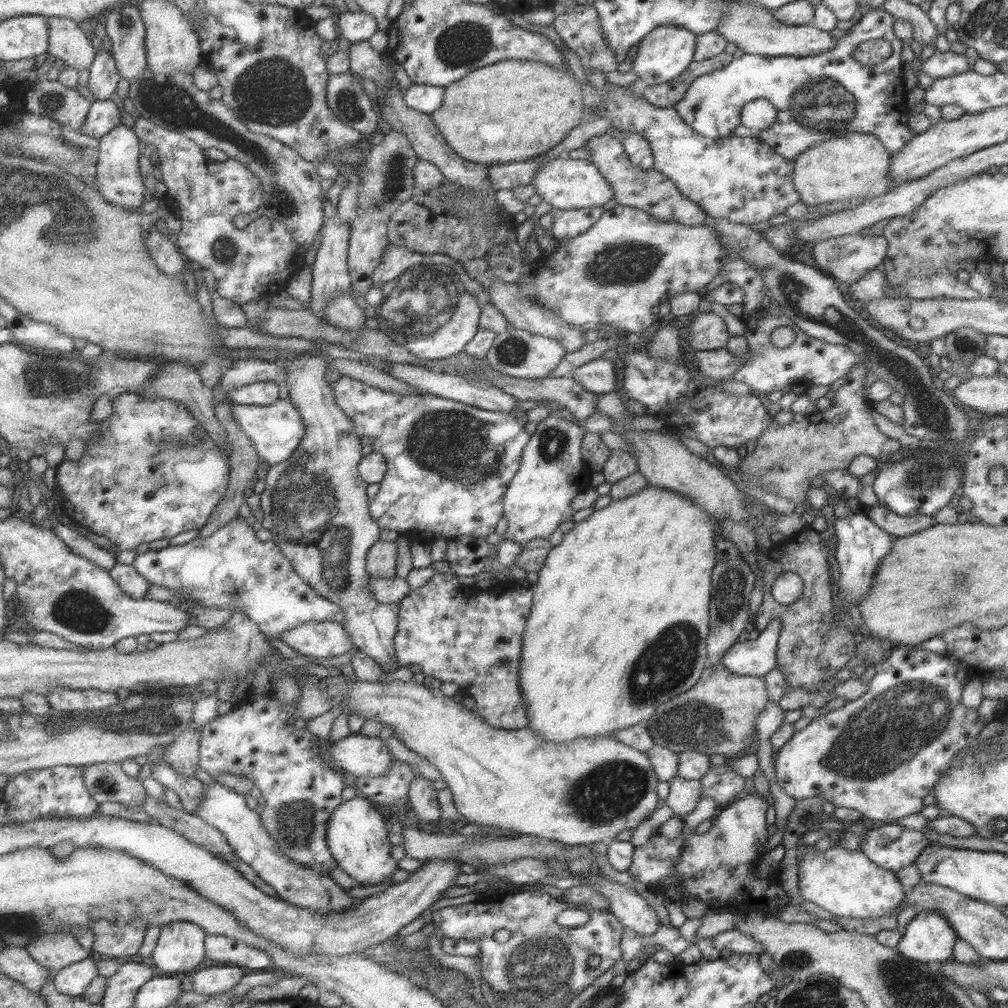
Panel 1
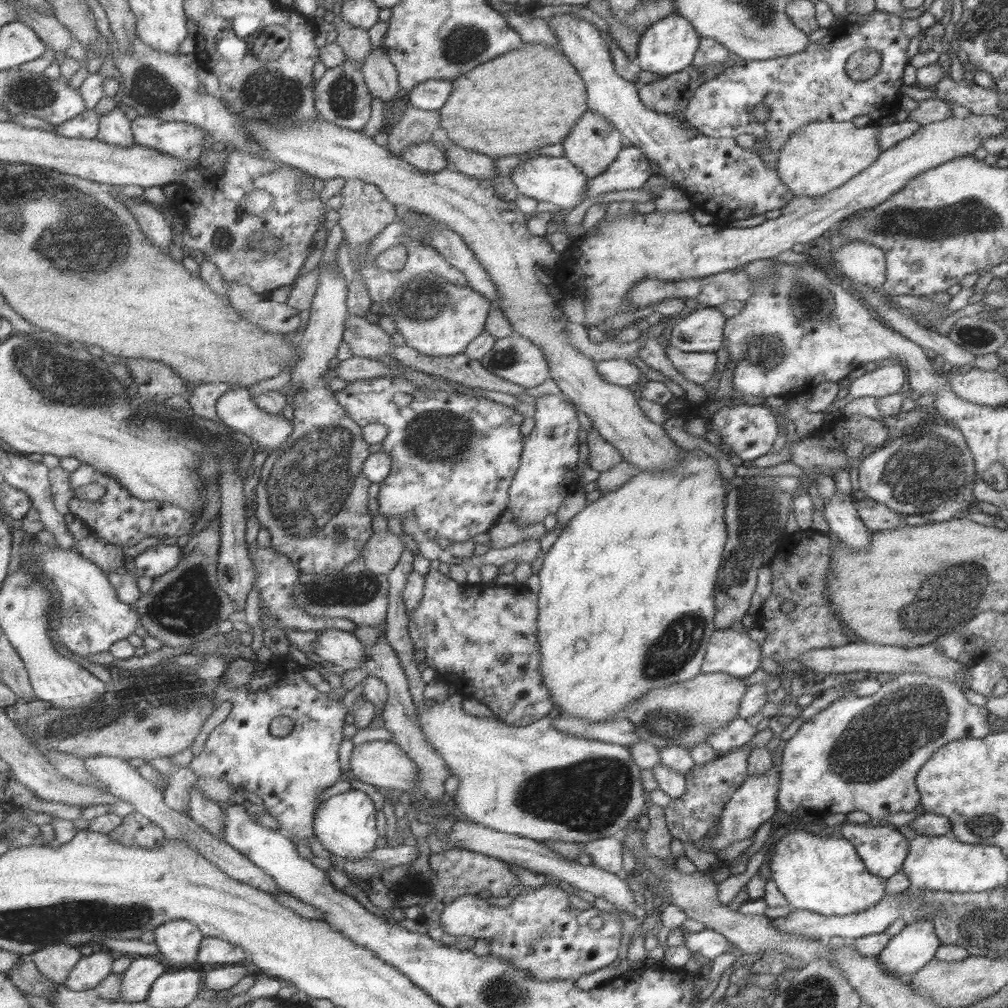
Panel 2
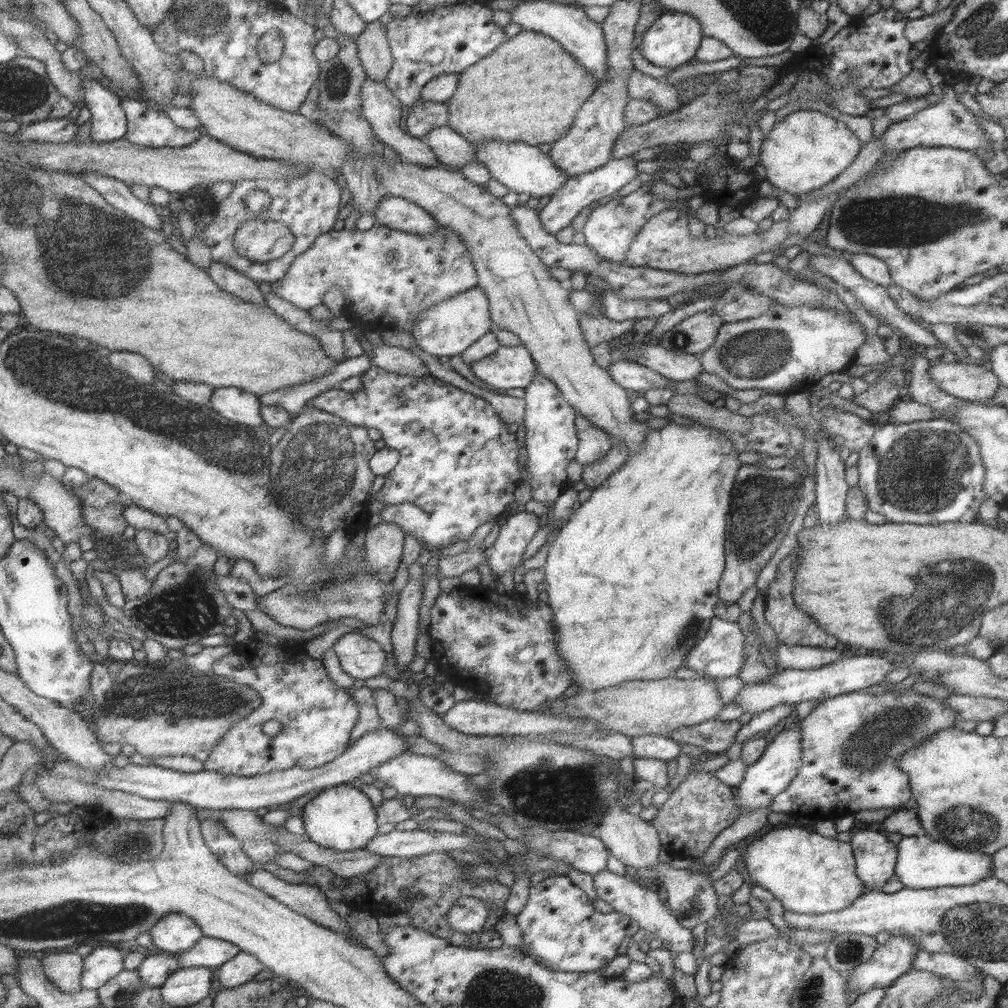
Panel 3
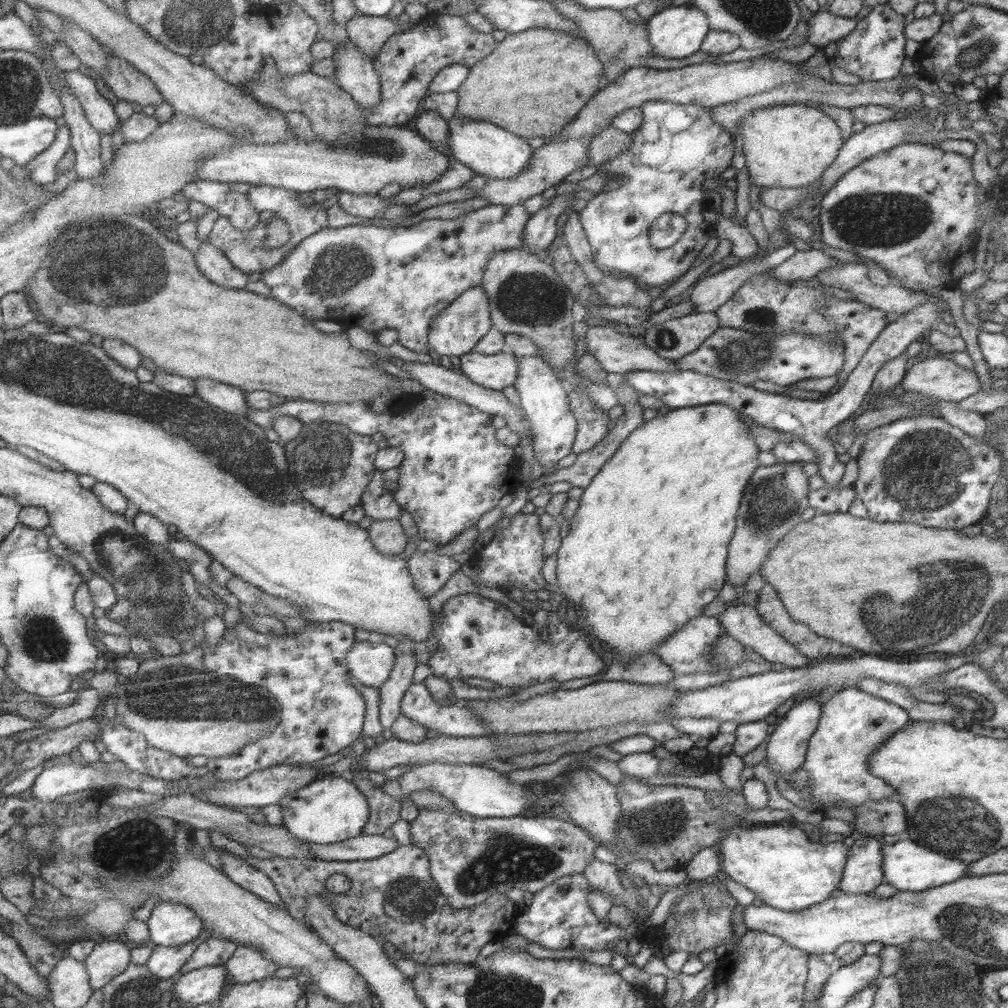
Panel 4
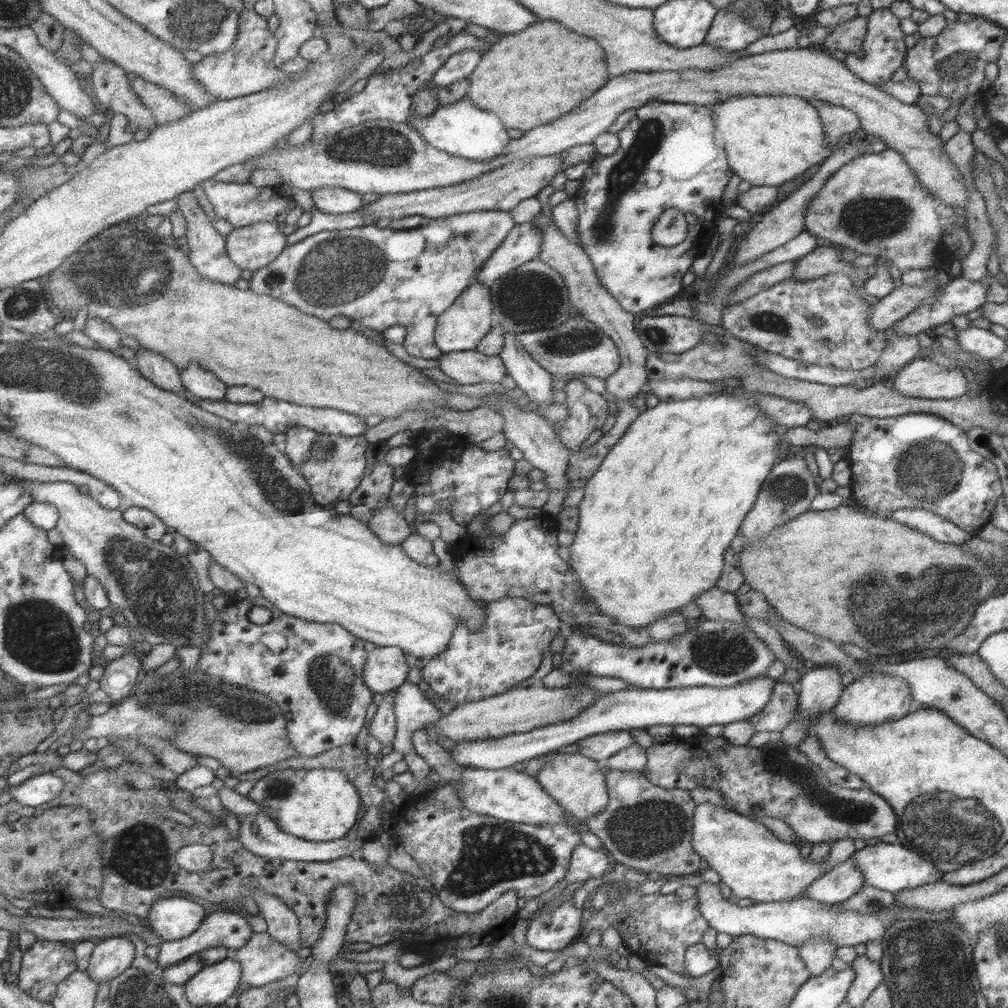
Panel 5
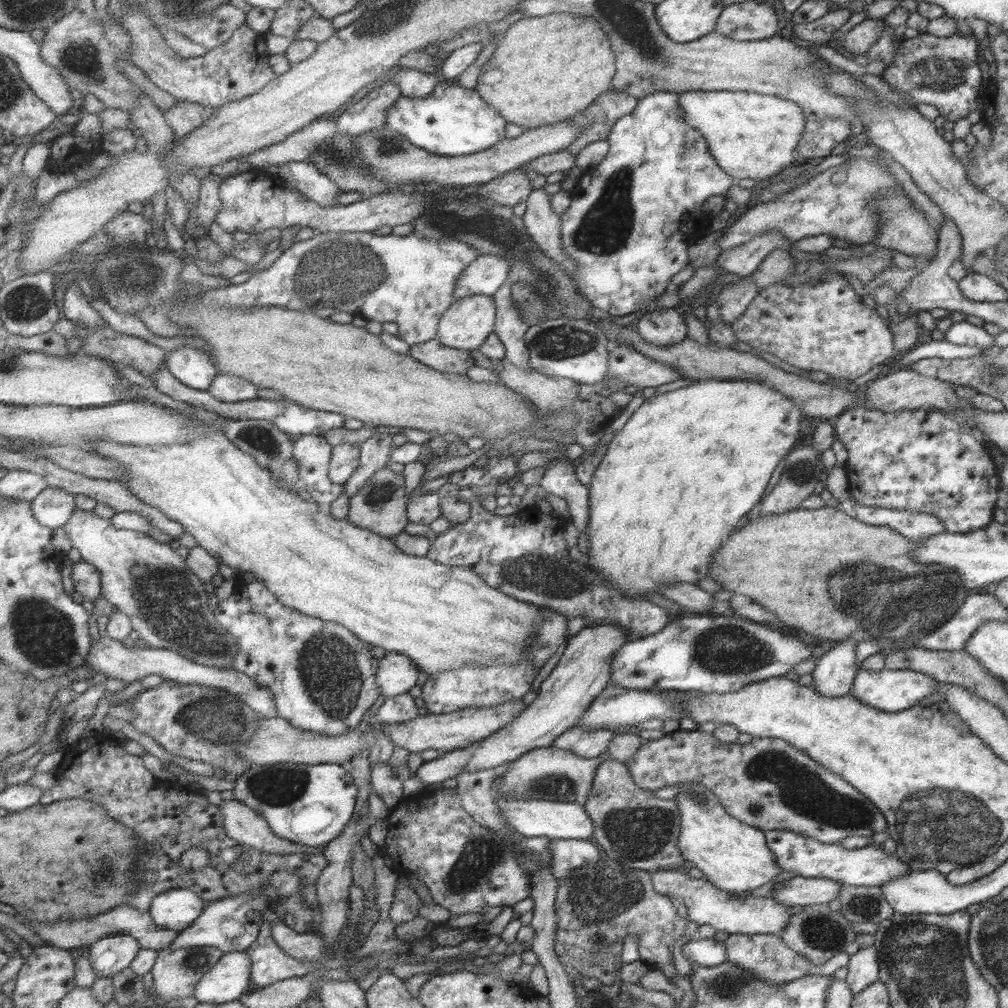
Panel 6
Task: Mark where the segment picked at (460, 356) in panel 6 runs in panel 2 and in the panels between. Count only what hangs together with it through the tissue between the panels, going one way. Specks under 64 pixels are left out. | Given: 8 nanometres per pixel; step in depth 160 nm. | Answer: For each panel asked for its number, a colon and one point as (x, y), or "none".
2: (514, 359)
3: (509, 366)
4: (496, 371)
5: (467, 367)

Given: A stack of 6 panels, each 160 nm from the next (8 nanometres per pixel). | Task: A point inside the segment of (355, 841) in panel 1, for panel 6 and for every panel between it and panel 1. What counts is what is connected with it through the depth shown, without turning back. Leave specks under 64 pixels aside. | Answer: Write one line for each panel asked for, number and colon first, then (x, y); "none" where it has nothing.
2: (346, 825)
3: (343, 818)
4: (332, 809)
5: (319, 804)
6: (307, 804)

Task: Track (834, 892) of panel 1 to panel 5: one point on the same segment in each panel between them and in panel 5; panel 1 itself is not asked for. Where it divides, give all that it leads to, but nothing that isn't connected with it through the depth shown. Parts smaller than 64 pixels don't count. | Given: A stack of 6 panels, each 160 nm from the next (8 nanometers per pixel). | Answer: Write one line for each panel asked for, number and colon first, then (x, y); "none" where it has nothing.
2: (824, 875)
3: (807, 873)
4: (785, 871)
5: (751, 862)

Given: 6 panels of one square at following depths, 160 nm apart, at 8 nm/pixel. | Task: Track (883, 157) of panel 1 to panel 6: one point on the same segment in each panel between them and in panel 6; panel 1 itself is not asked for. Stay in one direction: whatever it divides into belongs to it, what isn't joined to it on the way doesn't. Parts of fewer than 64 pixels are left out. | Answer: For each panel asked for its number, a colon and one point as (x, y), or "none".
2: (820, 156)
3: (804, 150)
4: (789, 146)
5: (769, 139)
6: (751, 136)

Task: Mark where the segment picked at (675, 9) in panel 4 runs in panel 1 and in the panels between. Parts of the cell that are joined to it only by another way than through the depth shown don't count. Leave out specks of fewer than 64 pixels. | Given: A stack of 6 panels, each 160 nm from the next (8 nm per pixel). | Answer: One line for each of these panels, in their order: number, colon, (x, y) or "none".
1: (664, 52)
2: (667, 46)
3: (672, 39)

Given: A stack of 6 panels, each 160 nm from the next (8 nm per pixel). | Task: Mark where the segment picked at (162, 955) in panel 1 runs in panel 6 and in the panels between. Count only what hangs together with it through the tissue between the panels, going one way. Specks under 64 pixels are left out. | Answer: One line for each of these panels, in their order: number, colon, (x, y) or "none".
2: (180, 941)
3: (177, 933)
4: (171, 923)
5: (176, 917)
6: (177, 909)

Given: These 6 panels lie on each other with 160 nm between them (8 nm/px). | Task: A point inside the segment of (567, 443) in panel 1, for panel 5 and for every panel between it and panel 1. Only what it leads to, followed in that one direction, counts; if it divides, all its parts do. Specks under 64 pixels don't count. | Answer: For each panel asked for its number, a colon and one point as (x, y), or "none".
2: (549, 456)
3: (550, 442)
4: (543, 397)
5: (528, 376)

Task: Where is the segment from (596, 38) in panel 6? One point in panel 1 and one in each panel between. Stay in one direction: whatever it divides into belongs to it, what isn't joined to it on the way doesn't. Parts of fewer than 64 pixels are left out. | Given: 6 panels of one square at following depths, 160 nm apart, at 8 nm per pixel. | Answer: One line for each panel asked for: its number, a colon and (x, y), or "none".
1: (514, 110)
2: (530, 97)
3: (528, 89)
4: (534, 83)
5: (529, 78)

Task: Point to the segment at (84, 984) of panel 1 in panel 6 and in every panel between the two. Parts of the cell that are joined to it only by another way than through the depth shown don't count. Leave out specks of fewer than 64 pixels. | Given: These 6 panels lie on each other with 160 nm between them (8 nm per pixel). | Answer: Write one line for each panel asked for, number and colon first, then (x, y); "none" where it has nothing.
2: (91, 971)
3: (105, 962)
4: (109, 959)
5: (113, 956)
6: (112, 954)

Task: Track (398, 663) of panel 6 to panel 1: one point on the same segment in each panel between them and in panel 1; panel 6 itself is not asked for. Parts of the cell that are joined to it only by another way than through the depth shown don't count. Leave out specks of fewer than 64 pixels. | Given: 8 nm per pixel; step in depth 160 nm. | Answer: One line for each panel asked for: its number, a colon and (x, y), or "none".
1: (328, 639)
2: (342, 648)
3: (364, 659)
4: (372, 664)
5: (388, 667)

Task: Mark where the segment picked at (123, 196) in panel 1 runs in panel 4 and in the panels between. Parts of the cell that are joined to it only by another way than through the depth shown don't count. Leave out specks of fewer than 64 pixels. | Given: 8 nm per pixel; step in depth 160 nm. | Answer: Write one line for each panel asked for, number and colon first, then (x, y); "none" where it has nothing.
2: (116, 128)
3: (109, 121)
4: (101, 113)

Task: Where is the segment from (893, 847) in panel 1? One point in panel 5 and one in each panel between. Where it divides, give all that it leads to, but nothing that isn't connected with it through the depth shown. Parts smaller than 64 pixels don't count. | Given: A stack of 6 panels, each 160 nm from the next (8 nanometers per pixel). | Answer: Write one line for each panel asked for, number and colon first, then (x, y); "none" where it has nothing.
2: (882, 850)
3: (875, 857)
4: (862, 872)
5: (837, 884)

